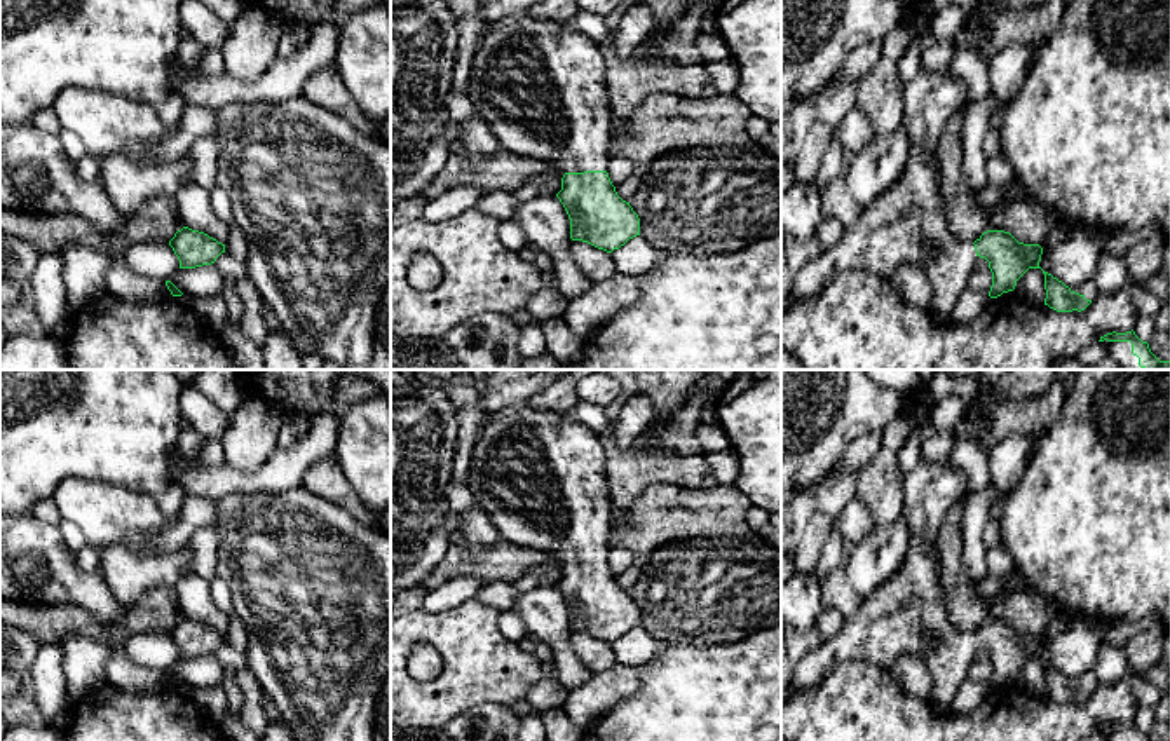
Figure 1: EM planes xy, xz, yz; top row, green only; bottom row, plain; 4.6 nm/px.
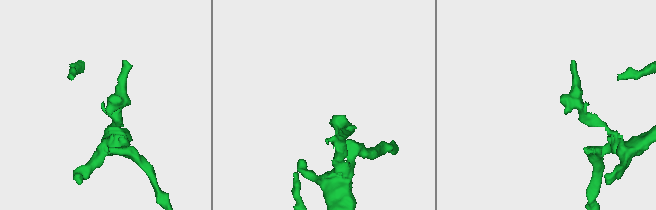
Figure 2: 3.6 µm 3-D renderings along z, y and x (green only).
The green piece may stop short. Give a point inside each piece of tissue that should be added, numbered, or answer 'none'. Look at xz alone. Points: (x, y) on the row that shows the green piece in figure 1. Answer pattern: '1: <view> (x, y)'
1: xz (543, 88)

